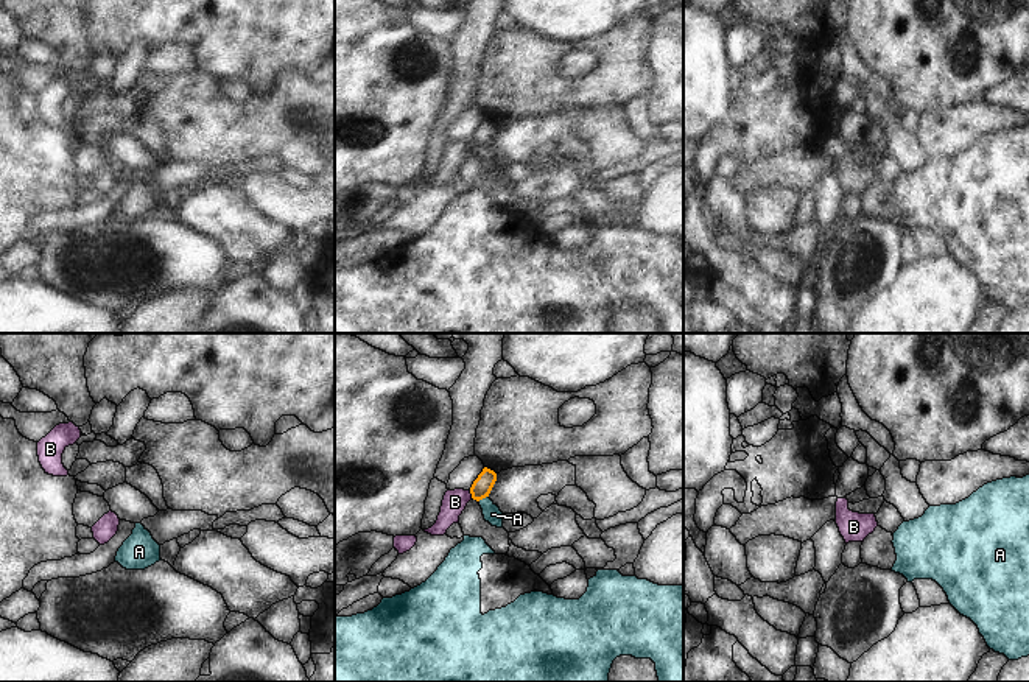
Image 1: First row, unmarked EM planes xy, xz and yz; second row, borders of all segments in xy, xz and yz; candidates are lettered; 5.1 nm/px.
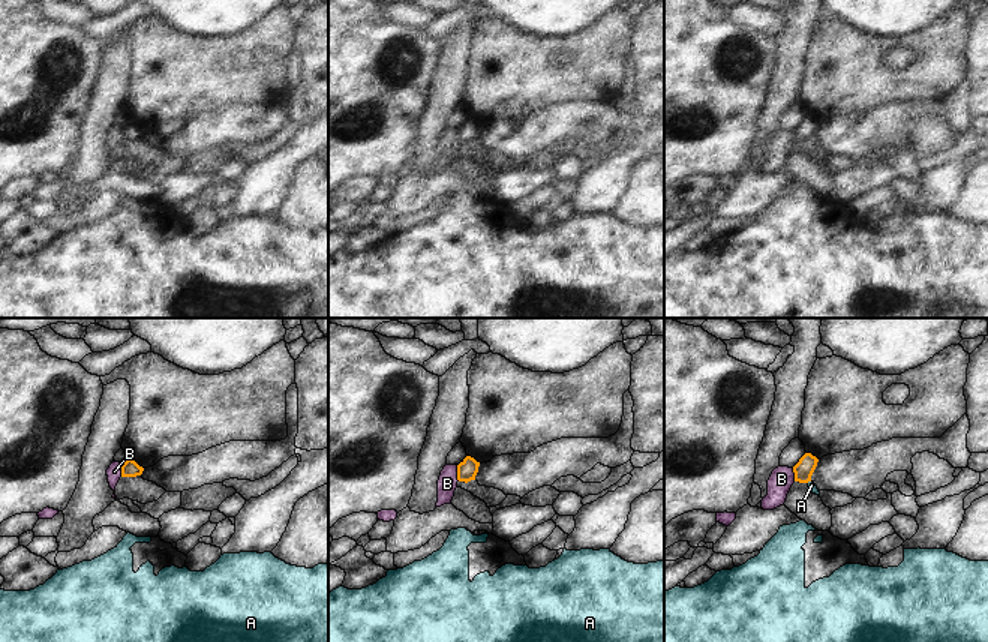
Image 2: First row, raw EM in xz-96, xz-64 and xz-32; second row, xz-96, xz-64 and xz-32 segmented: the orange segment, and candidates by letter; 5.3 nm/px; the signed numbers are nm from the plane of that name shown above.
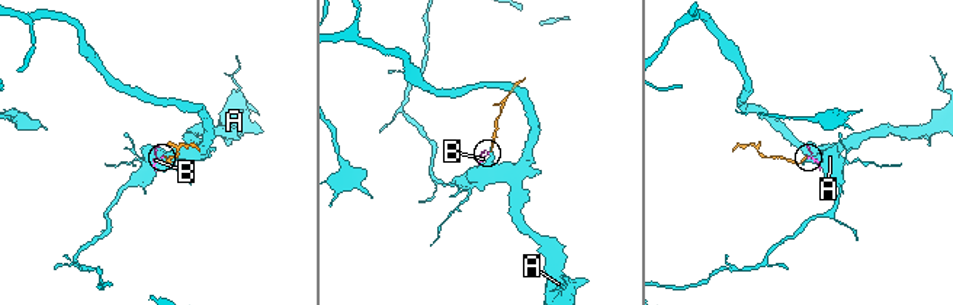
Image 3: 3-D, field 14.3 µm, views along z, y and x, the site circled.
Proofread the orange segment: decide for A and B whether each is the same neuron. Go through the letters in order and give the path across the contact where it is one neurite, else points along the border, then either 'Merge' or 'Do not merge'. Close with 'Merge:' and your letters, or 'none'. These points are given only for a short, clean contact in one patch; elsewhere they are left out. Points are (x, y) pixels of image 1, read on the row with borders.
A: Boundary: xz (488, 495), (478, 502). Do not merge
B: Boundary: xz (469, 491), (472, 497). Do not merge
Merge: none.

